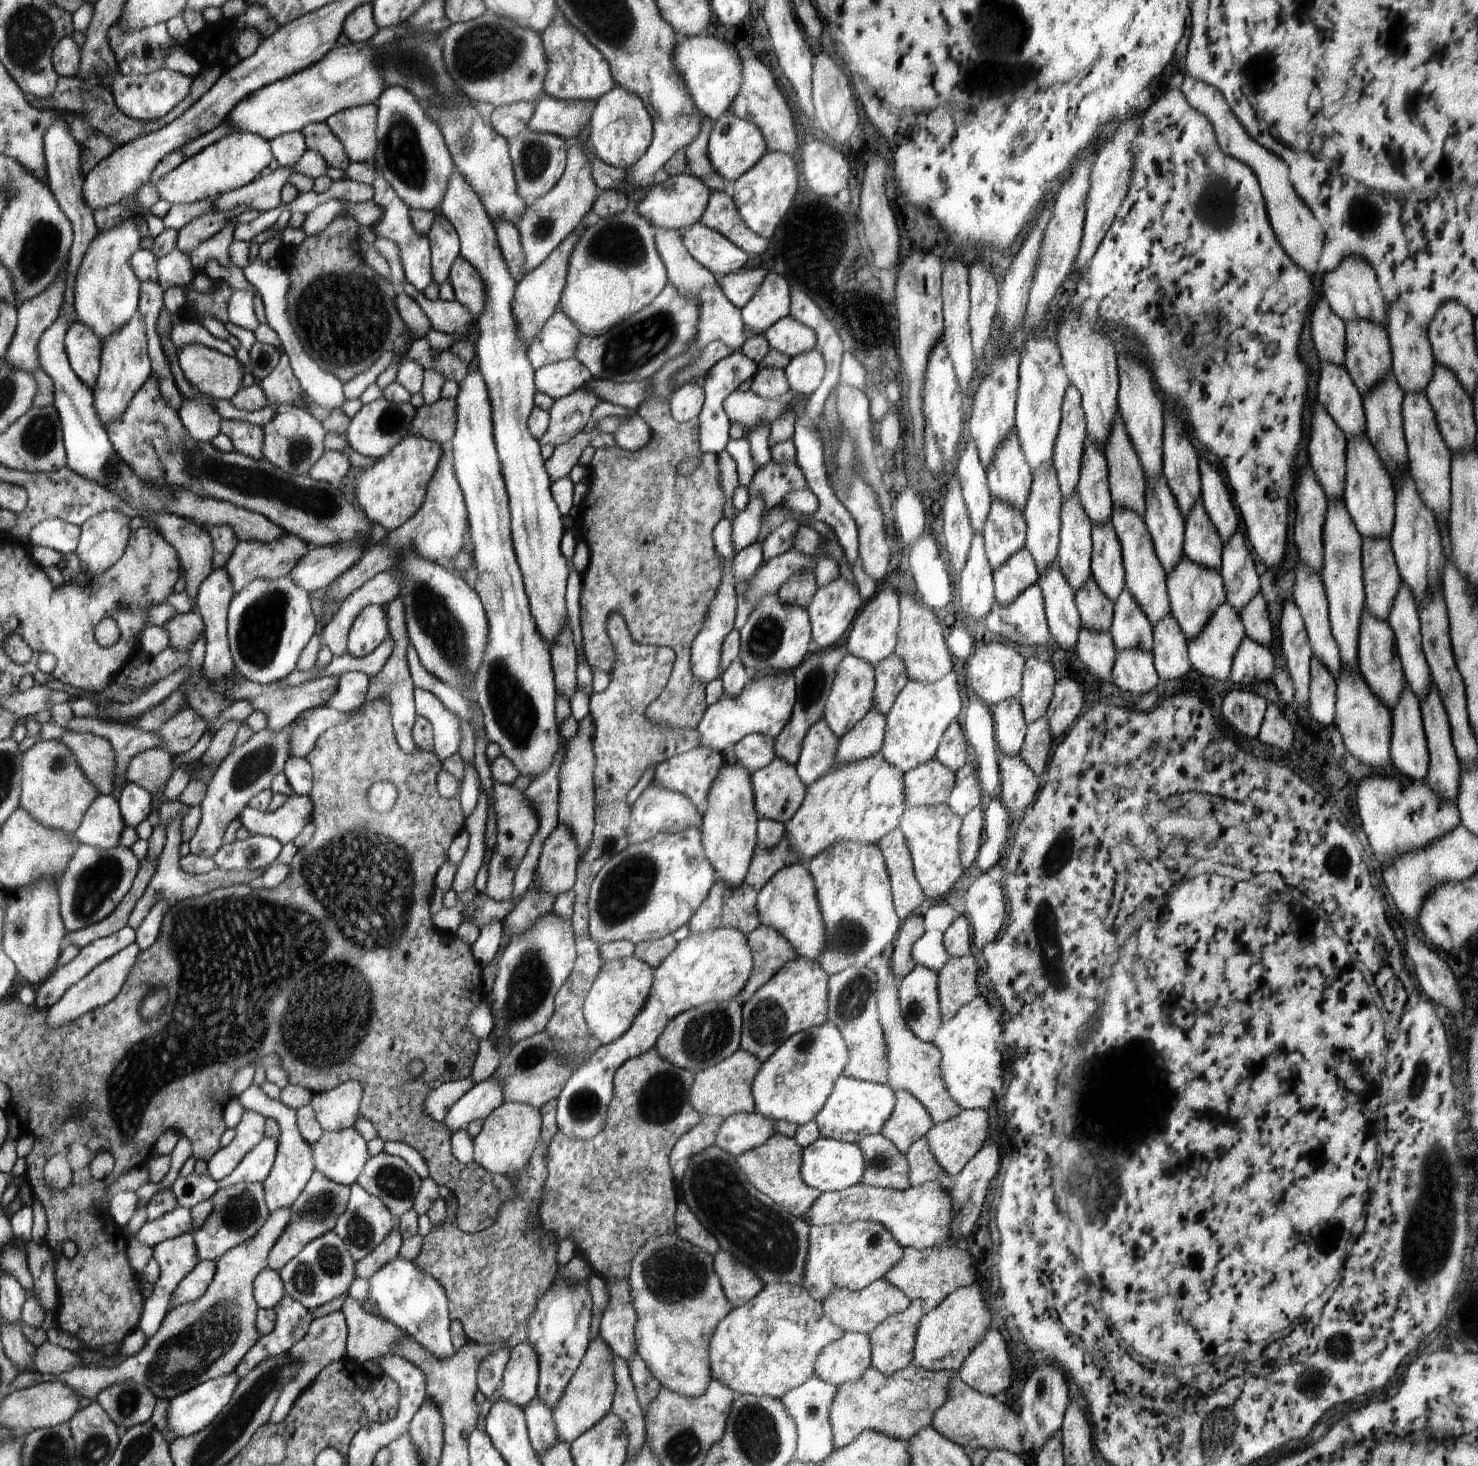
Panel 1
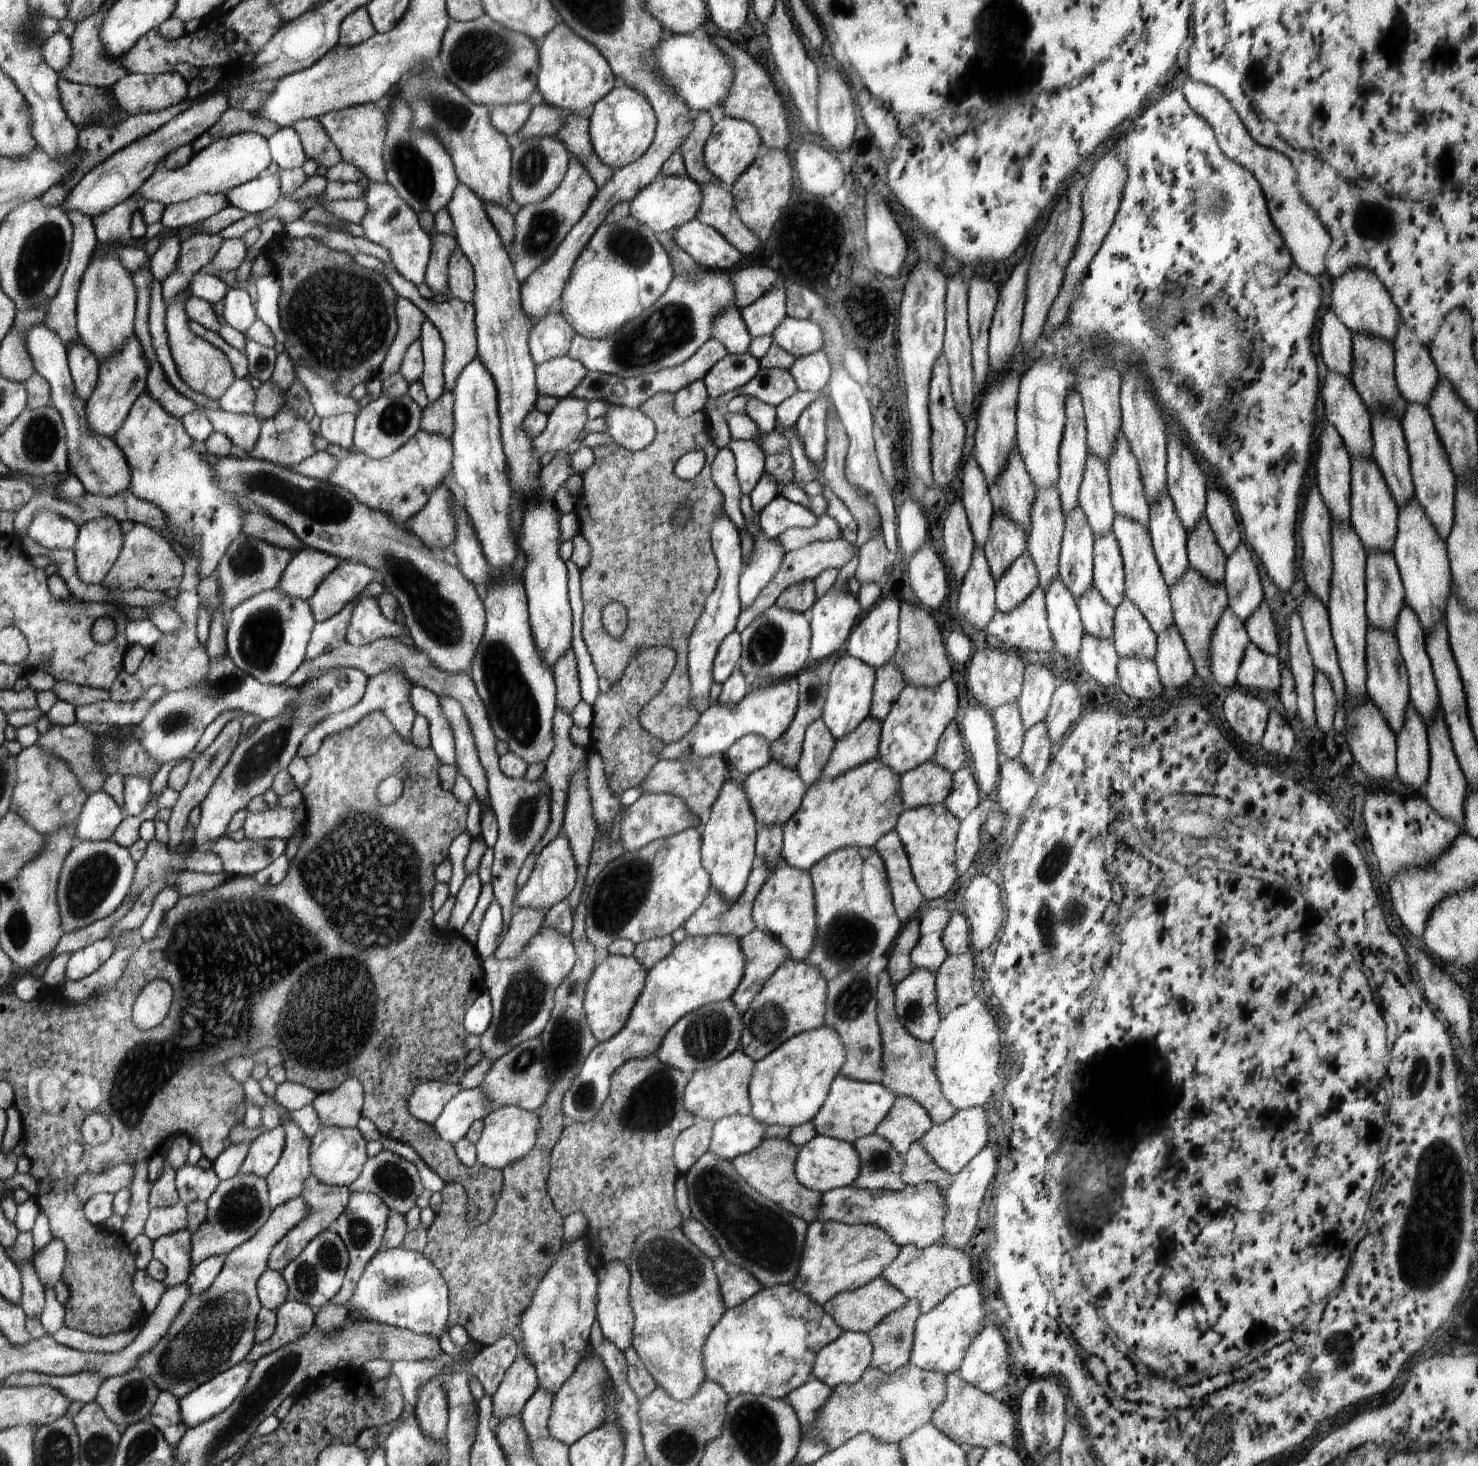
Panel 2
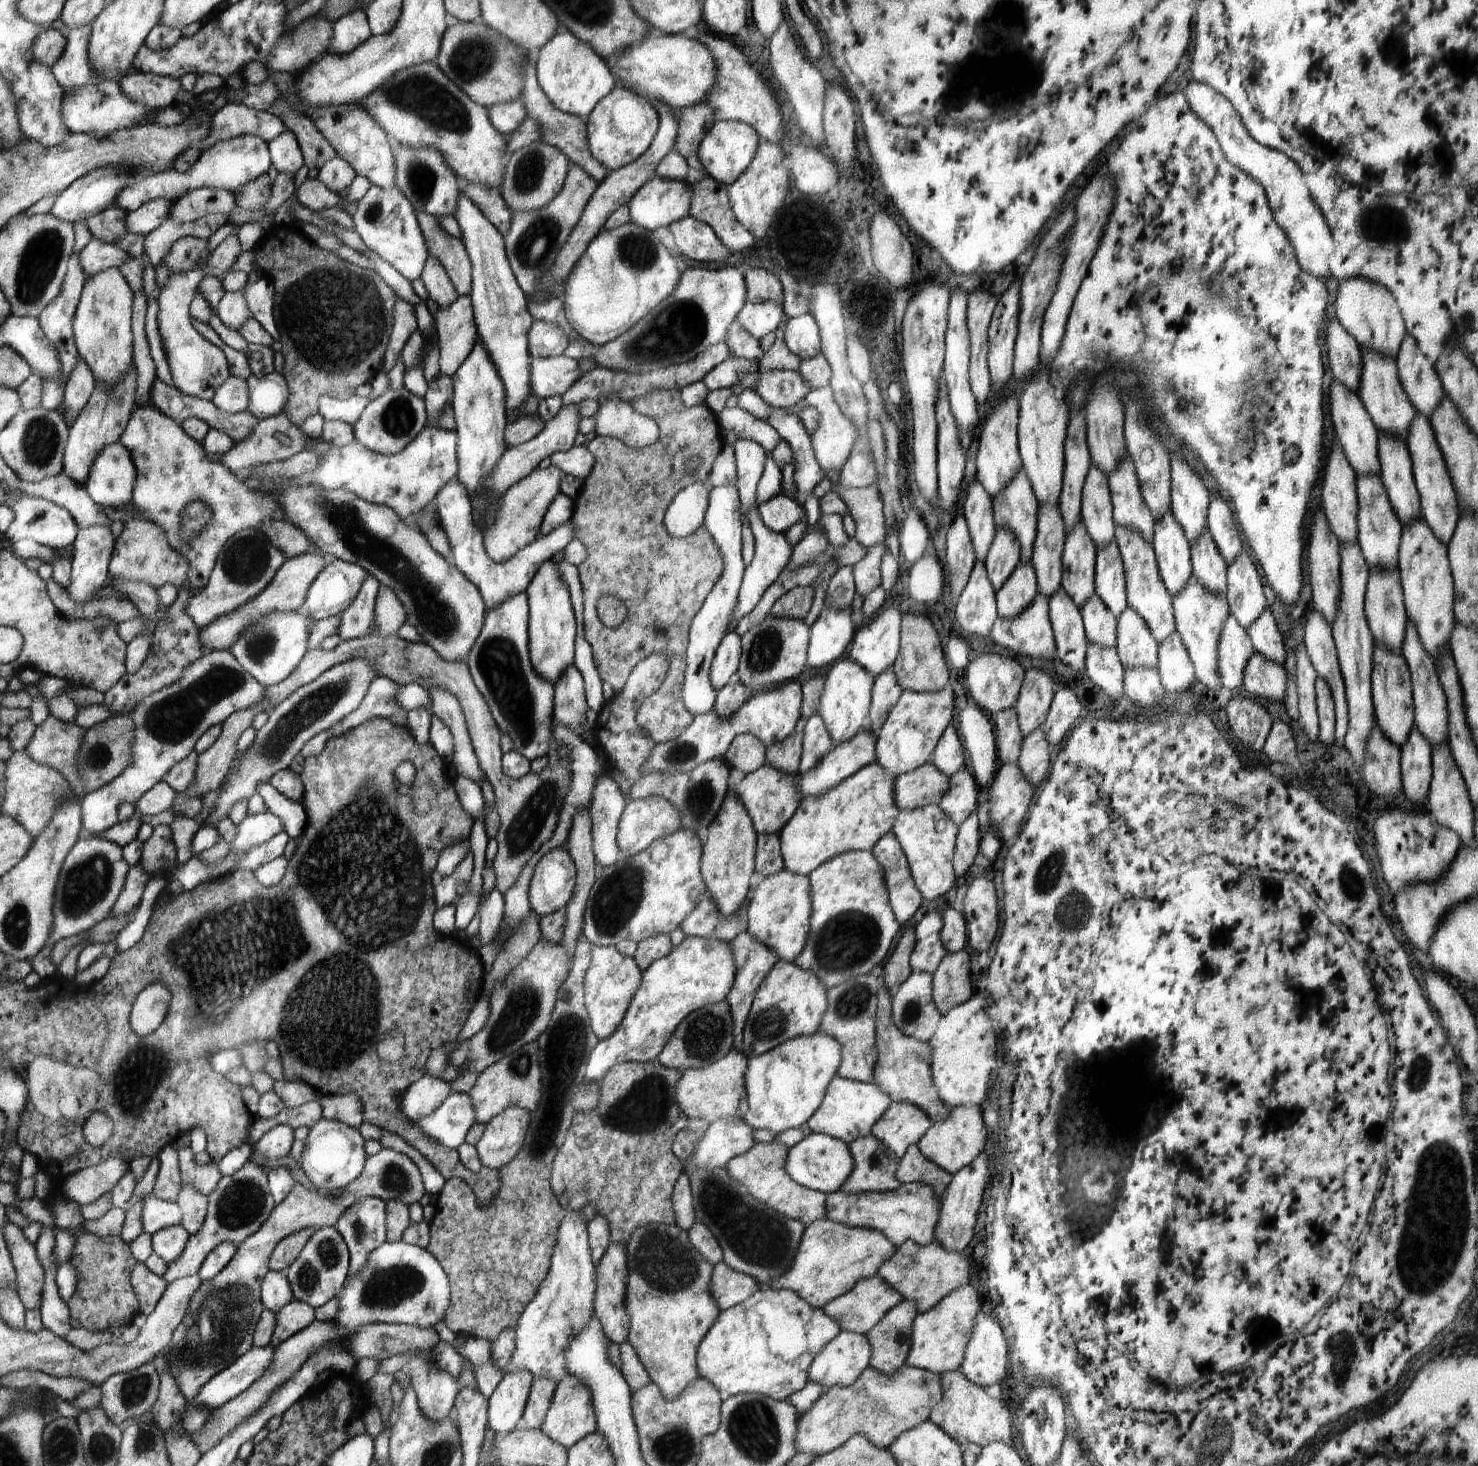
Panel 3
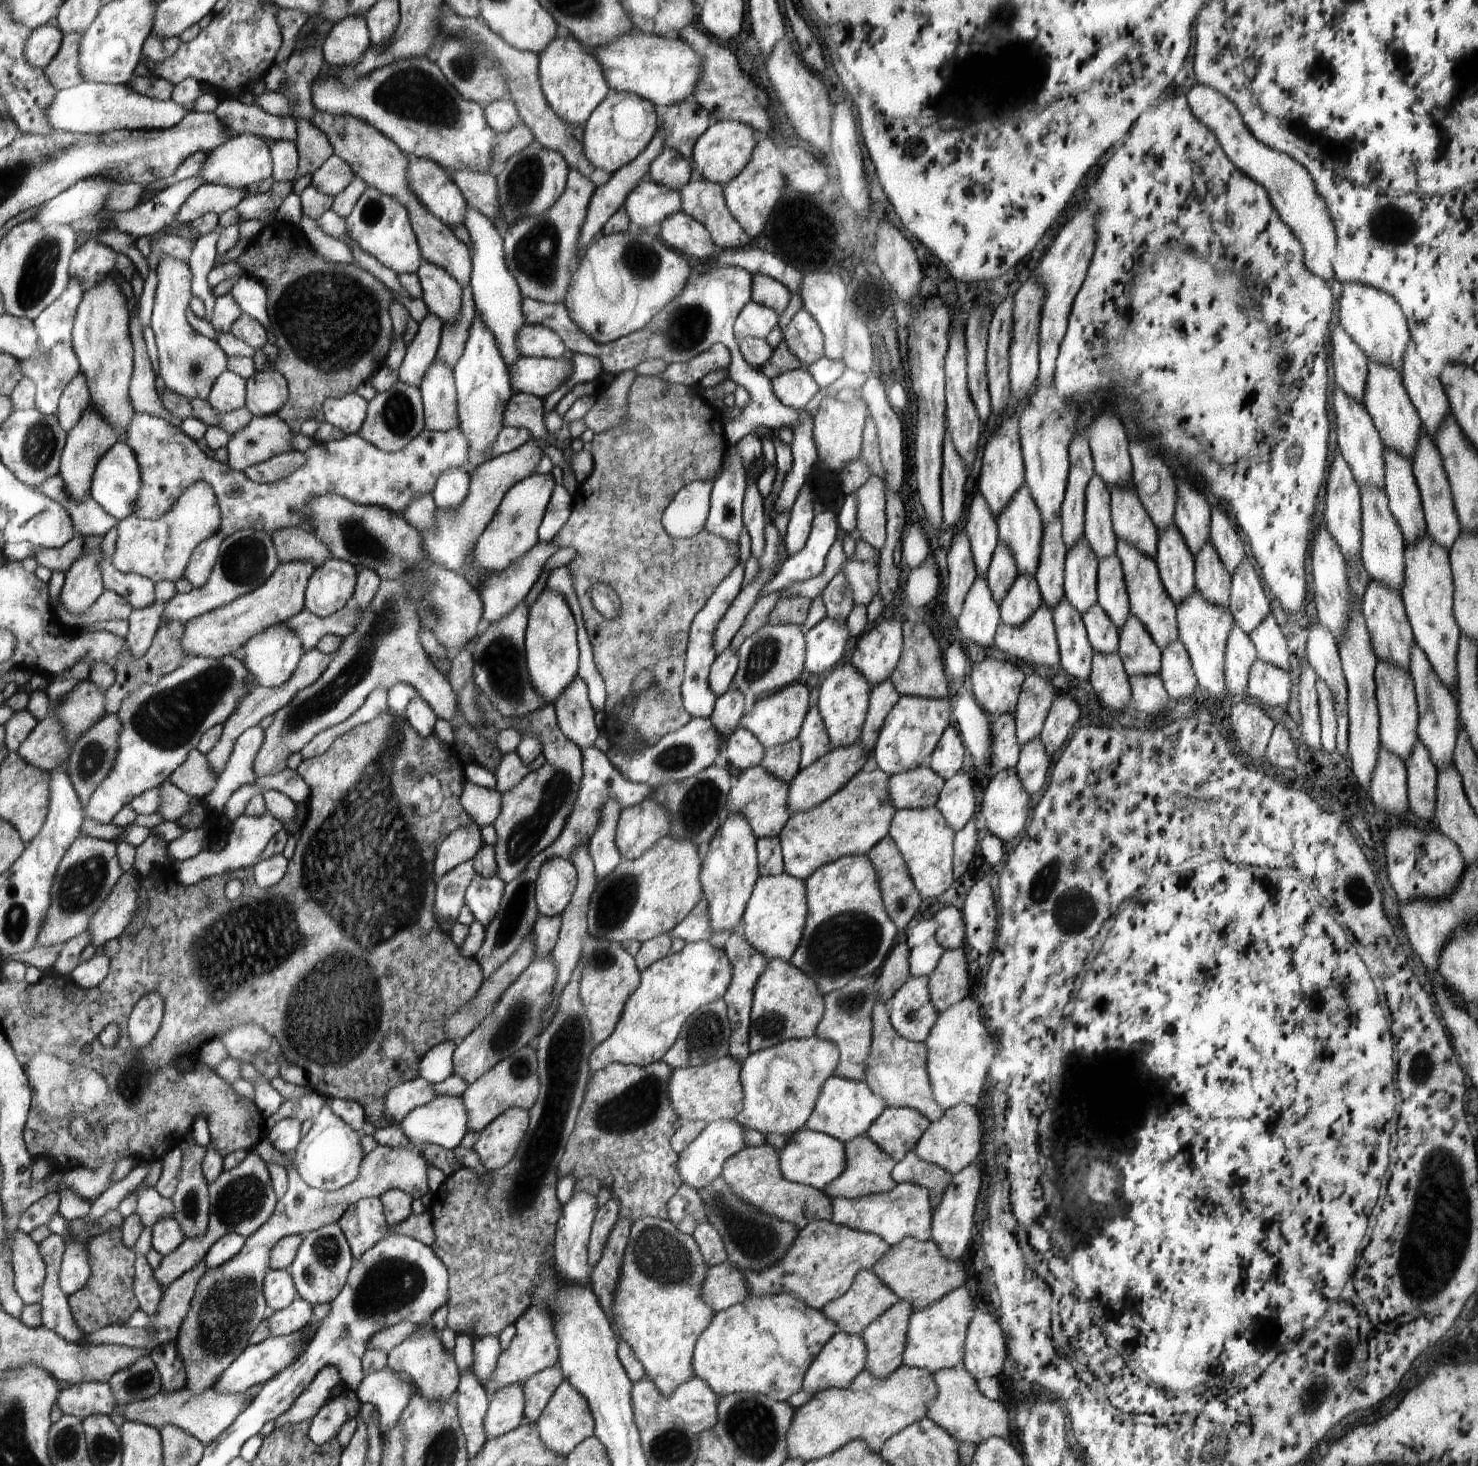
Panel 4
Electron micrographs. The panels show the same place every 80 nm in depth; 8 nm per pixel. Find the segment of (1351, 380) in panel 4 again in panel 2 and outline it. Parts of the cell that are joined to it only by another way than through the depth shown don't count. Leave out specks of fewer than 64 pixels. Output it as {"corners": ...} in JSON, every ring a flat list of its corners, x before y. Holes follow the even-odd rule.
{"corners":[[1332,308,1319,321,1321,366,1349,379,1353,365,1351,330,1338,320]]}

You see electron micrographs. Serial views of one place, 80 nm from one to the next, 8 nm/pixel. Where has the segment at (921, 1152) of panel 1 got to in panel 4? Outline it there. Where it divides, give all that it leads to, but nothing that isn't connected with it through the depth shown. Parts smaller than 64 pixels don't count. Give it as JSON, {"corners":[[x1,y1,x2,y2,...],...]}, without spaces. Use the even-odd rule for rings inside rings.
{"corners":[[914,1151,906,1153,904,1160,896,1162,892,1175,898,1183,914,1183,926,1187,933,1210,944,1199,944,1194,953,1180,950,1171,918,1158]]}

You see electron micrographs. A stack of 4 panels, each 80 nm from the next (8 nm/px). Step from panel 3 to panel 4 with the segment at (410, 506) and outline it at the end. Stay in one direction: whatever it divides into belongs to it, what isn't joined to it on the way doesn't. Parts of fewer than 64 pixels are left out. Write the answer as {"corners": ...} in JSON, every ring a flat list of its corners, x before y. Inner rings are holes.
{"corners":[[135,413,130,426,124,432,125,443,133,450,140,469,141,487,136,499,136,508,133,512,138,518,150,519,155,521,164,517,171,507,175,505,182,494,192,487,198,481,208,483,214,494,217,495,217,502,220,504,221,526,216,533,212,534,205,541,194,549,192,560,189,561,188,570,184,578,192,584,194,589,202,588,208,584,212,576,213,566,220,556,221,542,234,534,237,530,248,528,260,529,266,534,286,527,302,527,308,529,308,524,303,517,303,508,306,502,312,497,323,494,336,493,344,498,350,499,361,505,374,505,386,507,388,510,402,514,414,501,421,496,426,497,432,494,438,480,442,474,449,469,466,469,469,465,469,443,466,442,464,432,458,429,447,431,433,431,423,429,416,440,412,440,399,451,387,453,381,451,363,439,360,435,348,435,341,440,335,440,328,443,316,442,316,445,305,453,307,462,298,470,295,470,288,478,268,483,257,483,253,479,248,479,242,471,234,470,233,467,215,459,212,455,206,455,198,442,190,438,180,427,174,426,166,419,158,418,156,415,146,413]]}

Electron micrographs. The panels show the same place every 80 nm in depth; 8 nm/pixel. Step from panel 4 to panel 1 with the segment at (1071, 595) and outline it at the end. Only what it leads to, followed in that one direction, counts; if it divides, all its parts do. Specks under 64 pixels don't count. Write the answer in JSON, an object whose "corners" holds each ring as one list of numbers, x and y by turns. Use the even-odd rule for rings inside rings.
{"corners":[[1076,492,1062,504,1062,528,1059,534,1057,564,1063,578,1074,592,1090,578,1092,524]]}

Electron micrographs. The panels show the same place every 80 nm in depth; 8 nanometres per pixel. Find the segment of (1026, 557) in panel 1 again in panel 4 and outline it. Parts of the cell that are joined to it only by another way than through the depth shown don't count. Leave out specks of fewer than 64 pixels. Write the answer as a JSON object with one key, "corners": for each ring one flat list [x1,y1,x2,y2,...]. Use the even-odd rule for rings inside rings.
{"corners":[[1019,574,999,604,1001,622,1013,627,1021,625,1042,603,1036,579,1027,574]]}

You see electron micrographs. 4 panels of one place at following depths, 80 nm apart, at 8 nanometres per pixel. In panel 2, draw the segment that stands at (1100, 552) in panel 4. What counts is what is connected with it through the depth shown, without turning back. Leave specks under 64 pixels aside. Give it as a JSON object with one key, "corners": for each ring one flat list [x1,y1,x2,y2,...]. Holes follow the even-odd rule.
{"corners":[[1092,452,1086,459,1078,504,1084,511,1094,536,1112,531,1116,514,1113,509,1107,465]]}

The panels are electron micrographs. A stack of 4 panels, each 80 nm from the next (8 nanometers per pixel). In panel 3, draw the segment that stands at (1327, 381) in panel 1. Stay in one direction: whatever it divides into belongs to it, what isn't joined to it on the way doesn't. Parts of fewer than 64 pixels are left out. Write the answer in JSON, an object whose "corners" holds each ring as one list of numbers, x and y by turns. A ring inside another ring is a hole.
{"corners":[[1334,379,1330,384,1329,402,1335,437,1356,474,1360,477,1367,474,1379,476,1380,463,1377,455,1379,432,1358,394]]}

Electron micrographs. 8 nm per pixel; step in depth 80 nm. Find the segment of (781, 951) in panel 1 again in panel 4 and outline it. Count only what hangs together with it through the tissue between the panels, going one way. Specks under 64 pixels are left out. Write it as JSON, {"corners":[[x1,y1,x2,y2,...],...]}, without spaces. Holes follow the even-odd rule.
{"corners":[[740,927,734,929,729,936,726,936,721,947,725,950,733,965,732,982,723,998,728,1004,728,1017,733,1027,728,1055,743,1063,743,1060,751,1053,749,1051,749,1024,752,1020,753,994,755,993,757,982,770,964,770,958,763,955,747,941]]}

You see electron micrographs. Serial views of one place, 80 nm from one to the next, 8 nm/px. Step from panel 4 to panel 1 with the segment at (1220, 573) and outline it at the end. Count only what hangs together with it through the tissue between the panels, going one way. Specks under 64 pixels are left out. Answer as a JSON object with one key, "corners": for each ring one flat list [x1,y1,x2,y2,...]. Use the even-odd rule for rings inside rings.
{"corners":[[1200,497,1197,499,1197,505,1184,520,1184,556,1195,564,1219,571,1224,543,1207,516]]}

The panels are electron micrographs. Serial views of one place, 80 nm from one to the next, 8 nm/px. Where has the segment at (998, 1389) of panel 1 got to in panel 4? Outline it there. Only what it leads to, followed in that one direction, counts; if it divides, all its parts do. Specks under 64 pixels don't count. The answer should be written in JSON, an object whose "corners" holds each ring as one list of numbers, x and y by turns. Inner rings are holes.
{"corners":[[977,1310,971,1316,969,1336,965,1346,964,1368,979,1381,981,1378,1000,1376,1006,1344,1000,1325,990,1313]]}

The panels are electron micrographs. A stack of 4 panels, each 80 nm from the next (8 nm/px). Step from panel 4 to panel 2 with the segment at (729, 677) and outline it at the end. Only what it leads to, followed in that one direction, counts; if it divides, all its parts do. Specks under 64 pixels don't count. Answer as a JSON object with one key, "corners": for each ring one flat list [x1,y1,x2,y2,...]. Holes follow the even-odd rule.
{"corners":[[734,629,726,638,722,639,714,664,712,667,713,679,720,683,723,682,733,673,733,670,738,666,741,655,741,636]]}

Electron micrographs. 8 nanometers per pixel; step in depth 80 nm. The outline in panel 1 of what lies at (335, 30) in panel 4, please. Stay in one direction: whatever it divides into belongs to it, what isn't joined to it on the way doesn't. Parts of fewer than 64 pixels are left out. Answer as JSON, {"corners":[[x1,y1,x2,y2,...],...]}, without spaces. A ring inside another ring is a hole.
{"corners":[[366,3,353,11,343,25,341,42,364,43,377,35,376,16,373,4]]}

